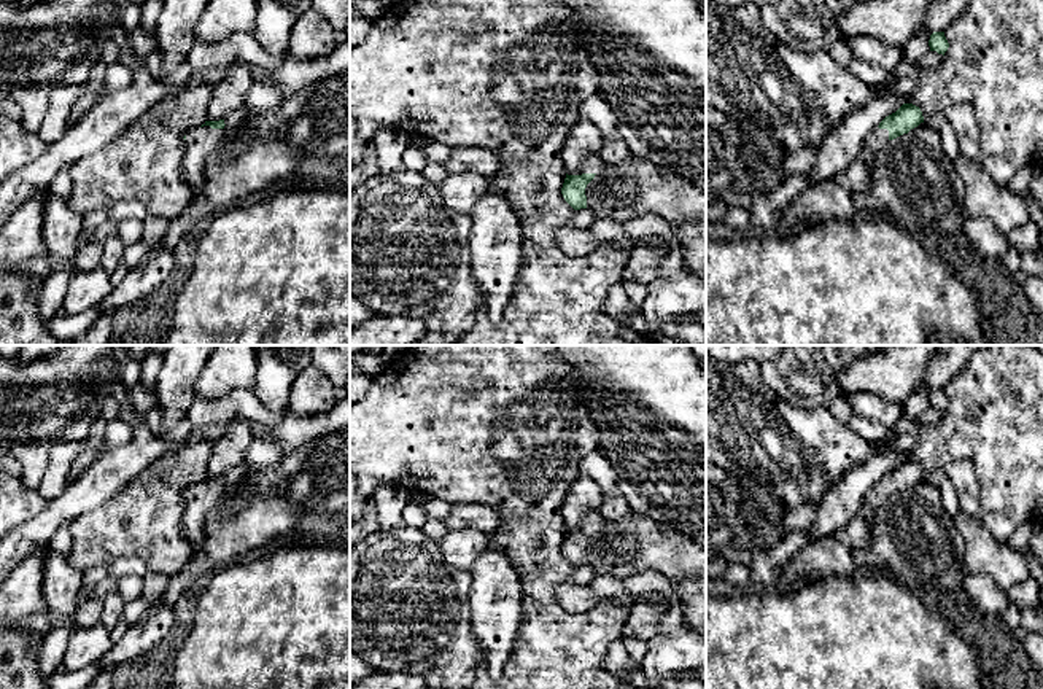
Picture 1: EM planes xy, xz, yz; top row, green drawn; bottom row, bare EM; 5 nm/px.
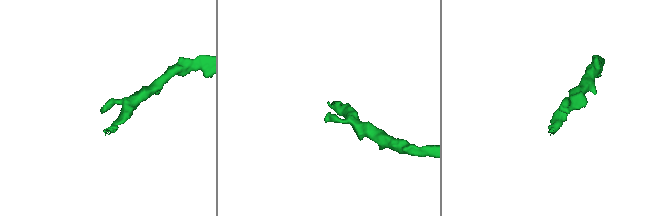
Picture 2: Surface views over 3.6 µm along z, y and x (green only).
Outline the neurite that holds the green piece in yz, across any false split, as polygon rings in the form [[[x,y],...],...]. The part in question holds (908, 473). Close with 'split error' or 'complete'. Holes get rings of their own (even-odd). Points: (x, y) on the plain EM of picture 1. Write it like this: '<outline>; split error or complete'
[[[903,460],[895,469],[886,473],[879,482],[873,485],[865,498],[862,512],[835,535],[836,539],[851,551],[867,549],[870,543],[870,525],[876,511],[889,496],[908,490],[921,479],[924,479],[921,465],[913,460]]]; split error

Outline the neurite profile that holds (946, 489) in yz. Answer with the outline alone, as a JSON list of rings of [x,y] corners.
[[[946,477],[938,489],[941,493],[944,511],[954,517],[960,511],[960,508],[952,482]]]

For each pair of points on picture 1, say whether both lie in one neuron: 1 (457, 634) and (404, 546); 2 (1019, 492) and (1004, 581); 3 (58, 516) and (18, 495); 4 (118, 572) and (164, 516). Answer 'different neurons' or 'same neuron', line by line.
1: same neuron
2: different neurons
3: different neurons
4: different neurons

